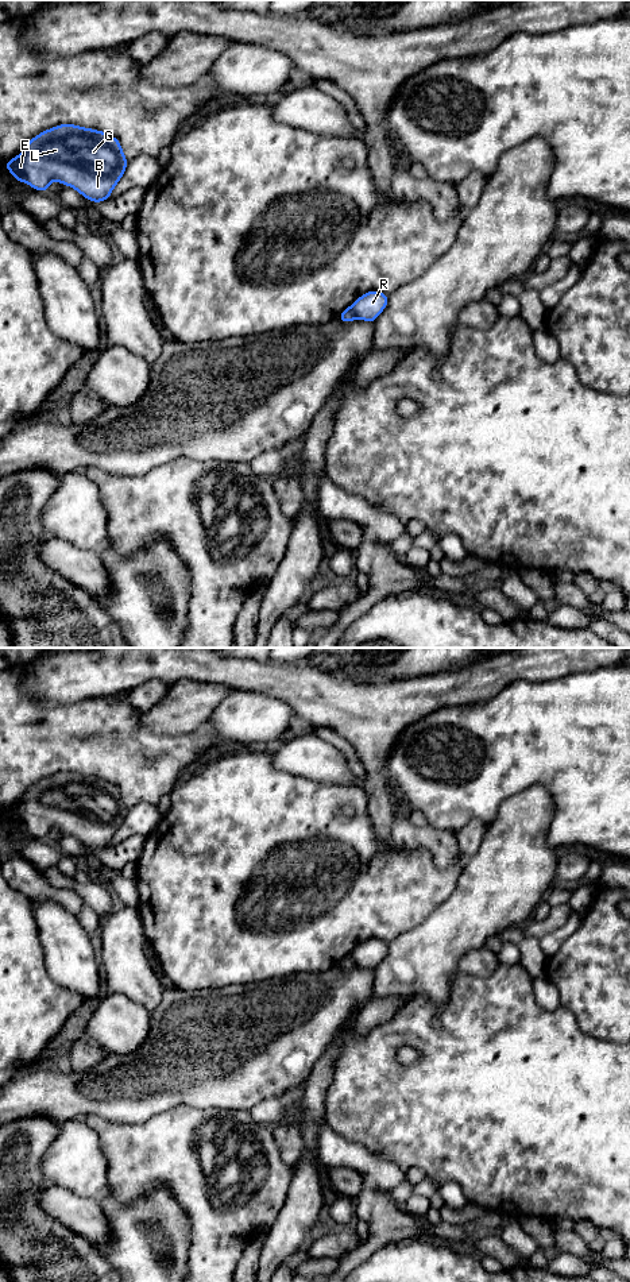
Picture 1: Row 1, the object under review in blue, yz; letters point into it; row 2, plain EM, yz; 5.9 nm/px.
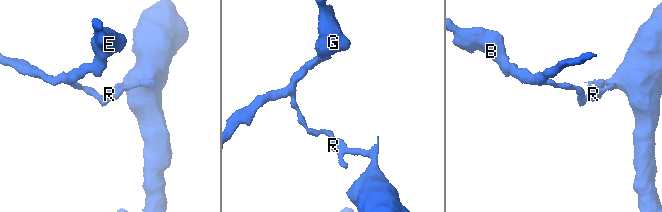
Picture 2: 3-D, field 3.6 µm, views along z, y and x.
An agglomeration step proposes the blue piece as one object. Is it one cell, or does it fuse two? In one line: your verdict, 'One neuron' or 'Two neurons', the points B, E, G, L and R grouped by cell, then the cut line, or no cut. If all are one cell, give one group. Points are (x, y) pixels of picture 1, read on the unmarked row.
Two neurons. Groups: B E G L / R. Split along yz (351, 954), (356, 965)

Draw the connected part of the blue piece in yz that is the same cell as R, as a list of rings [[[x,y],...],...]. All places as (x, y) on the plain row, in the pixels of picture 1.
[[[367,939],[362,942],[353,951],[355,965],[363,969],[374,970],[386,957],[389,943],[382,939]]]

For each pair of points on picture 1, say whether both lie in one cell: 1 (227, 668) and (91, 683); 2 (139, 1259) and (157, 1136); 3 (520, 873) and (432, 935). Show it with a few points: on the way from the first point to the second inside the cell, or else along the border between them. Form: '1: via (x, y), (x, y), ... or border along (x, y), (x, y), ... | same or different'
1: via (193, 665), (124, 665) | same
2: border along (118, 1200), (132, 1203), (166, 1188), (178, 1203) | different
3: via (498, 888), (463, 922), (453, 927) | same

